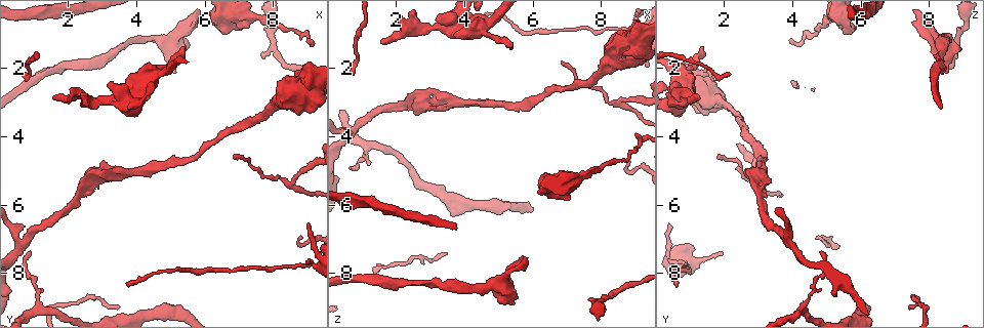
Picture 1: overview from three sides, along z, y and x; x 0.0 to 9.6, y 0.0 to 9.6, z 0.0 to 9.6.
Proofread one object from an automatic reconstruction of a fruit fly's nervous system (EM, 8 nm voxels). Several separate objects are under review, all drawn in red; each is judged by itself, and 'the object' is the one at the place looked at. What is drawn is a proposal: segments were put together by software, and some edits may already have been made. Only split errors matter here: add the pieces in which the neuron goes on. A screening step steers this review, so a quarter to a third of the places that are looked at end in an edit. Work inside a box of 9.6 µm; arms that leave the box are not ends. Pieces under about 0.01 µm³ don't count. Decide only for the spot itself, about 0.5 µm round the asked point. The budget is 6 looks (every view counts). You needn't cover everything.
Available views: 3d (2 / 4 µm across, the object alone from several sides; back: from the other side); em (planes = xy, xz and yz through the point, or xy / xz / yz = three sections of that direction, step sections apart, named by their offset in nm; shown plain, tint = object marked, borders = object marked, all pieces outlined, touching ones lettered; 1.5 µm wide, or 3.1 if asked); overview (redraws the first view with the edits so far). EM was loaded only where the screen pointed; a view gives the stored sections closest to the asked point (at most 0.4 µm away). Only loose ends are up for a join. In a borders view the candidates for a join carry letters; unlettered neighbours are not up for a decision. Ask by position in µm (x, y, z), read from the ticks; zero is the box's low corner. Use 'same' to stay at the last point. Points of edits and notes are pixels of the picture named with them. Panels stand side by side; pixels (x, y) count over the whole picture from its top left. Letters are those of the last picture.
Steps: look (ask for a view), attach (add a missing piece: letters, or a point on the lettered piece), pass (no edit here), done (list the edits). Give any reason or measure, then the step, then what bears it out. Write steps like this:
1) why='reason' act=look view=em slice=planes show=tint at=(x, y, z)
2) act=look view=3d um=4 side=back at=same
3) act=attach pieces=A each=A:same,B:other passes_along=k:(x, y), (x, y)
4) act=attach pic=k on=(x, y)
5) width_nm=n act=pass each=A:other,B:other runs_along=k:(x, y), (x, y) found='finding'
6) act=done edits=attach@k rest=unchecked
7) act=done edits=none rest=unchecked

why='free end' act=look view=em slice=planes show=borders at=(8.95, 1.15, 3.95)

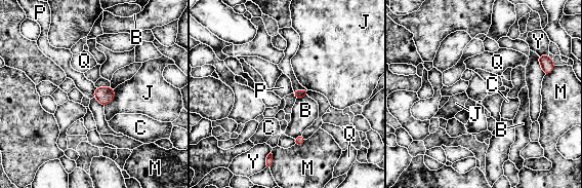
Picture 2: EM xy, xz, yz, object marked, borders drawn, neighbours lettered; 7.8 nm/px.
act=pass each=B:other,C:other,J:other,M:other,P:other,Q:other,Y:other border=2:(96, 87), (93, 97) found='no lettered piece goes on from it'

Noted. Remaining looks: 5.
act=look view=3d um=2 at=(5.35, 1.35, 1.35)

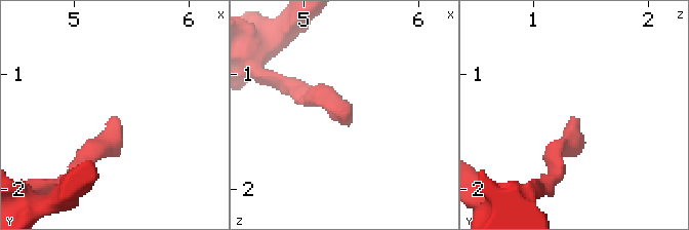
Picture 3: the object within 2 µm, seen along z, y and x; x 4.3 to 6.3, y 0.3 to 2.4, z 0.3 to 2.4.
act=look view=em slice=planes show=borders at=(5.34, 1.36, 1.36)

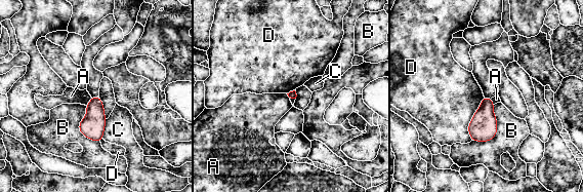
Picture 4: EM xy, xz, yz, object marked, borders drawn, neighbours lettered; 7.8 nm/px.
act=pass each=A:other,B:other,C:other,D:other border=4:(91, 98), (85, 105) found='no lettered piece goes on from it'

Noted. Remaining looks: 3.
why='an open end' act=look view=3d um=2 at=(5.60, 0.80, 7.65)

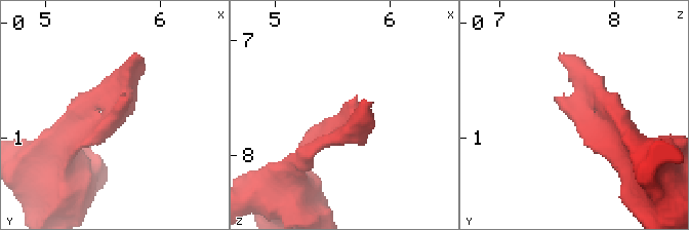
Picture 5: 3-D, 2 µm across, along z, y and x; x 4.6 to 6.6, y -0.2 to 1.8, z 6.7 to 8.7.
why='need the tissue' act=look view=em slice=xz step=4 show=tint at=(5.64, 0.84, 7.60)

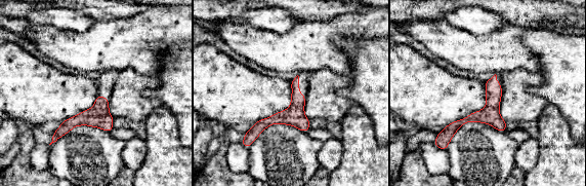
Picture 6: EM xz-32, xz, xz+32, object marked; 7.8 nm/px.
act=look view=em slice=planes show=borders at=same

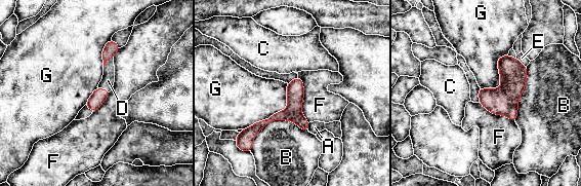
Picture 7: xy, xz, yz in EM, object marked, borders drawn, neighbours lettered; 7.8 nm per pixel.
act=attach pieces=D each=A:other,B:other,C:other,D:same,E:other,F:other,G:other passes_along=7:(111, 48), (107, 60), (108, 80) found='the neuron continues'

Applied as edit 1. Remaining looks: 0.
act=done edits=attach@7 rest=unchecked

